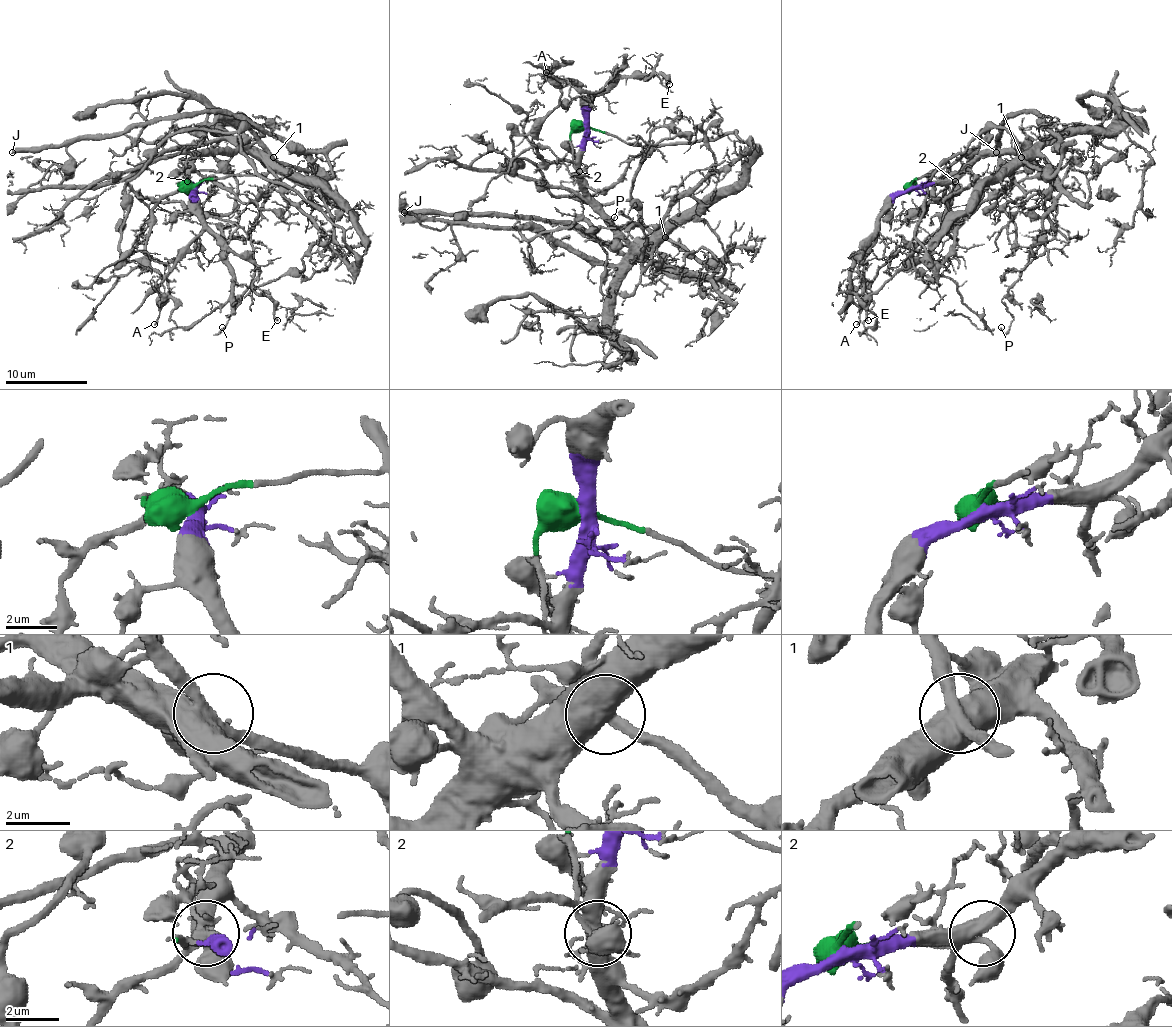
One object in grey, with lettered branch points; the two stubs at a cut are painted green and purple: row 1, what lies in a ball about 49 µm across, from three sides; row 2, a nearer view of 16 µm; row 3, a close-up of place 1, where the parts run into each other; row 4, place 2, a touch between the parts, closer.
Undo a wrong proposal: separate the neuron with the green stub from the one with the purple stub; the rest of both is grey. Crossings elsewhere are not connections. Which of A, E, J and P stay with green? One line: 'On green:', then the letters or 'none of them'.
On green: A, J

